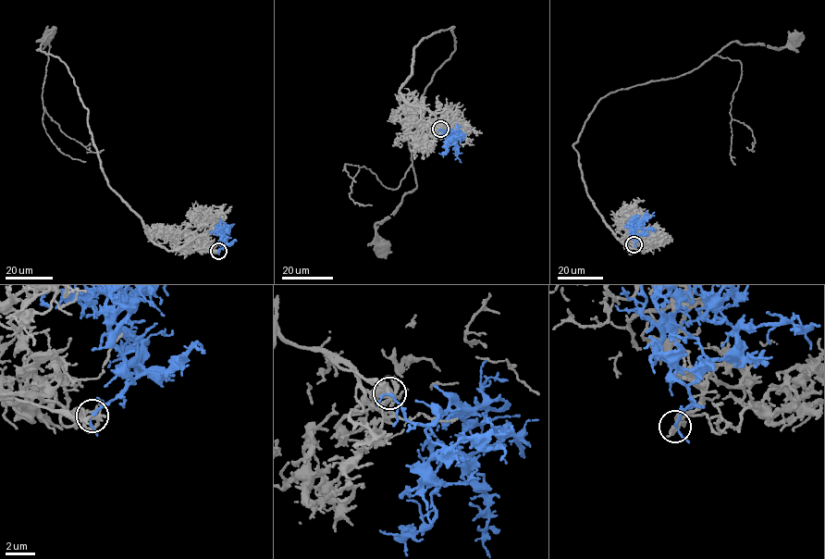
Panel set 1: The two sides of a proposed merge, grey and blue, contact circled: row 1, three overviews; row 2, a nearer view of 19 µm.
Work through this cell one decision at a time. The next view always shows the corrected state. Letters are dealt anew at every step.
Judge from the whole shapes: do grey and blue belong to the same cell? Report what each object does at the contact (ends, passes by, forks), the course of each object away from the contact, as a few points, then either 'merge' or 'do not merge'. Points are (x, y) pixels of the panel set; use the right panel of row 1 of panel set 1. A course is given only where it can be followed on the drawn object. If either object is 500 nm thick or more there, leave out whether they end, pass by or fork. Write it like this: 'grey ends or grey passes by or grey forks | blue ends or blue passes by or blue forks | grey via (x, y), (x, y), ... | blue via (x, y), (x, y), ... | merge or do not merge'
grey ends | blue passes by | grey via (634, 244), (630, 254), (583, 180), (573, 144), (595, 105), (688, 73), (732, 42), (778, 49), (795, 36) | blue via (634, 244), (635, 239), (631, 233), (632, 228), (654, 212) | merge

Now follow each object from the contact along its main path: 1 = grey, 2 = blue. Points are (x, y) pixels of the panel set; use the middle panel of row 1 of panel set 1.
1: (440, 129), (400, 90), (414, 48), (453, 27), (456, 46), (412, 116), (416, 188), (376, 223), (384, 249)
2: (440, 129), (447, 134), (451, 130), (454, 132), (461, 162)

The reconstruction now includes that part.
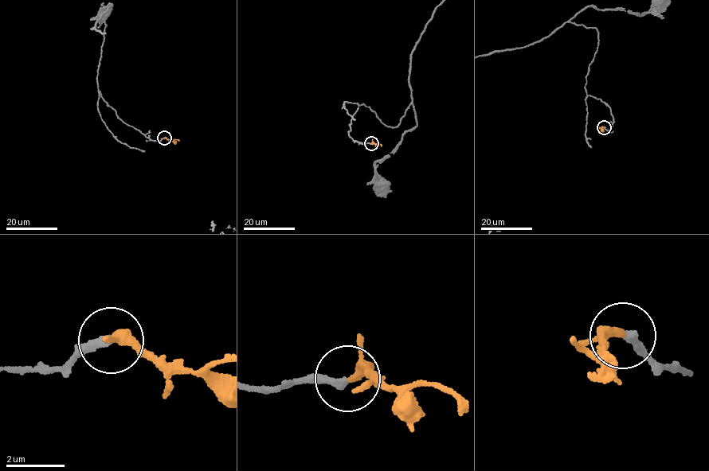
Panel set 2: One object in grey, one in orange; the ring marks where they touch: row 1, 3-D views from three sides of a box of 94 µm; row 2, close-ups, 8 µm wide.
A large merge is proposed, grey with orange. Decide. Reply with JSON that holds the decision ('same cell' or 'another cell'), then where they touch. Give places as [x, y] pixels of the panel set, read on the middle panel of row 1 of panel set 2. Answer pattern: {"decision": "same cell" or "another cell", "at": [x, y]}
{"decision": "same cell", "at": [371, 143]}

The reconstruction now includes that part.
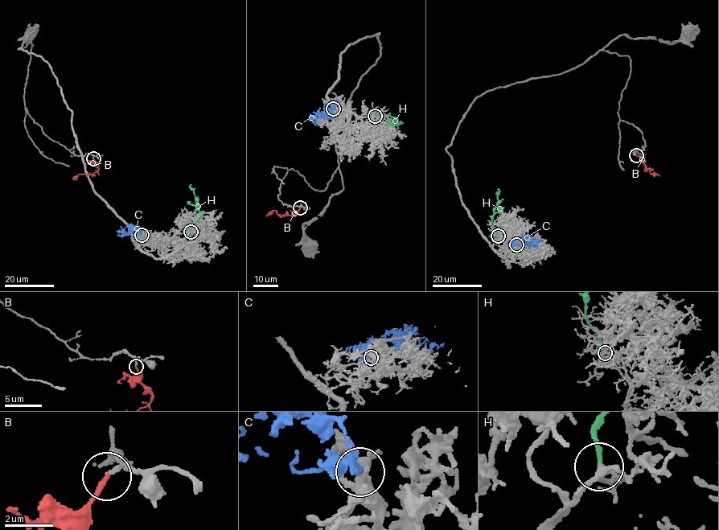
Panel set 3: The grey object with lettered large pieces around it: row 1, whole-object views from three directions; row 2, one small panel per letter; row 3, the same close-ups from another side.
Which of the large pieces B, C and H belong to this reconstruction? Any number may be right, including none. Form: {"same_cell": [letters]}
{"same_cell": ["B"]}

